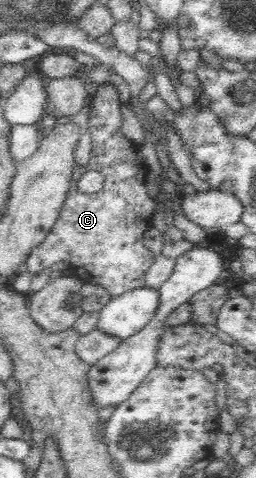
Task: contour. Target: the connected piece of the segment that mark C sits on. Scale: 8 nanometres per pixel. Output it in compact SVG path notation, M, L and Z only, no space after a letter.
M102 84L91 88L91 90L92 101L88 132L92 139L92 148L89 166L85 169L94 168L100 172L104 176L103 187L100 191L90 194L78 191L76 183L85 169L76 164L56 222L52 225L46 238L32 249L23 269L35 275L42 272L44 268L51 268L54 263L68 262L73 275L79 277L84 284L98 284L103 286L110 296L117 297L129 290L146 287L146 272L155 258L144 245L142 234L151 226L155 203L148 195L146 187L143 186L149 167L144 162L144 157L138 150L138 146L128 140L121 131L123 125L121 104L116 89L110 84Z

